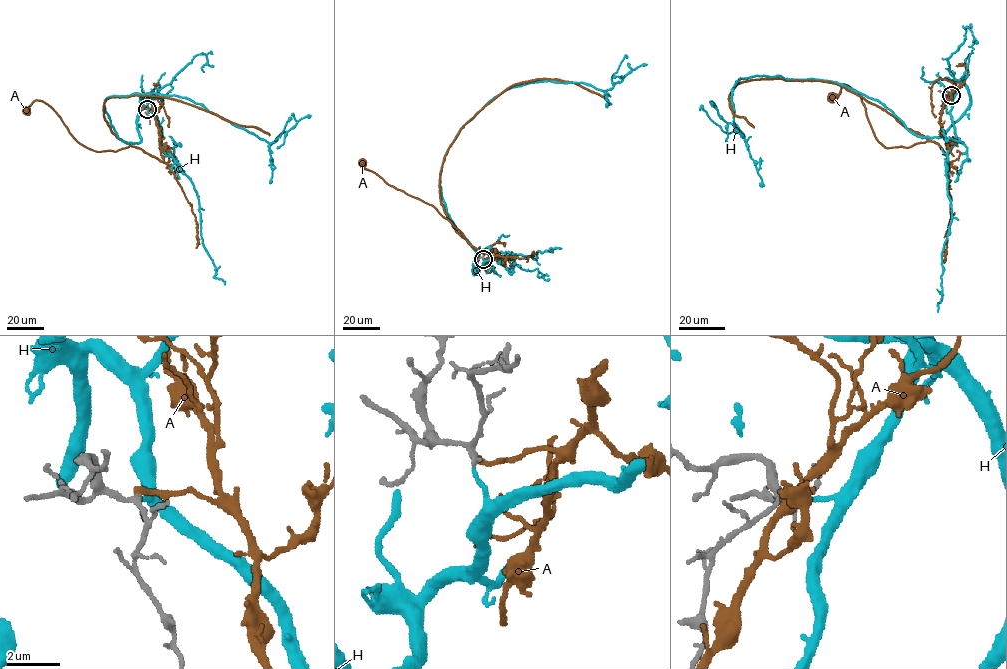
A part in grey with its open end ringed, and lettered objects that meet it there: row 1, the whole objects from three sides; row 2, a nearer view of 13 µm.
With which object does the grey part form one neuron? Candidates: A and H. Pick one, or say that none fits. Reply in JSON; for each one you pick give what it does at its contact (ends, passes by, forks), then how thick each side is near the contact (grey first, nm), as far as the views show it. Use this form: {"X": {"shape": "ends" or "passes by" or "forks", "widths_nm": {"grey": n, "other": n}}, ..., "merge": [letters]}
{"H": {"shape": "ends", "widths_nm": {"grey": 180, "other": 150}}, "merge": ["H"]}

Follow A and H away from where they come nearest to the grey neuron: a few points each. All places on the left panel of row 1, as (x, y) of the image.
A: (146, 108), (154, 111), (162, 161), (133, 146), (96, 152), (80, 144), (43, 101), (36, 100), (26, 109)
H: (146, 109), (143, 99), (140, 140), (125, 143), (103, 107), (113, 95), (184, 97), (269, 143), (311, 115)

